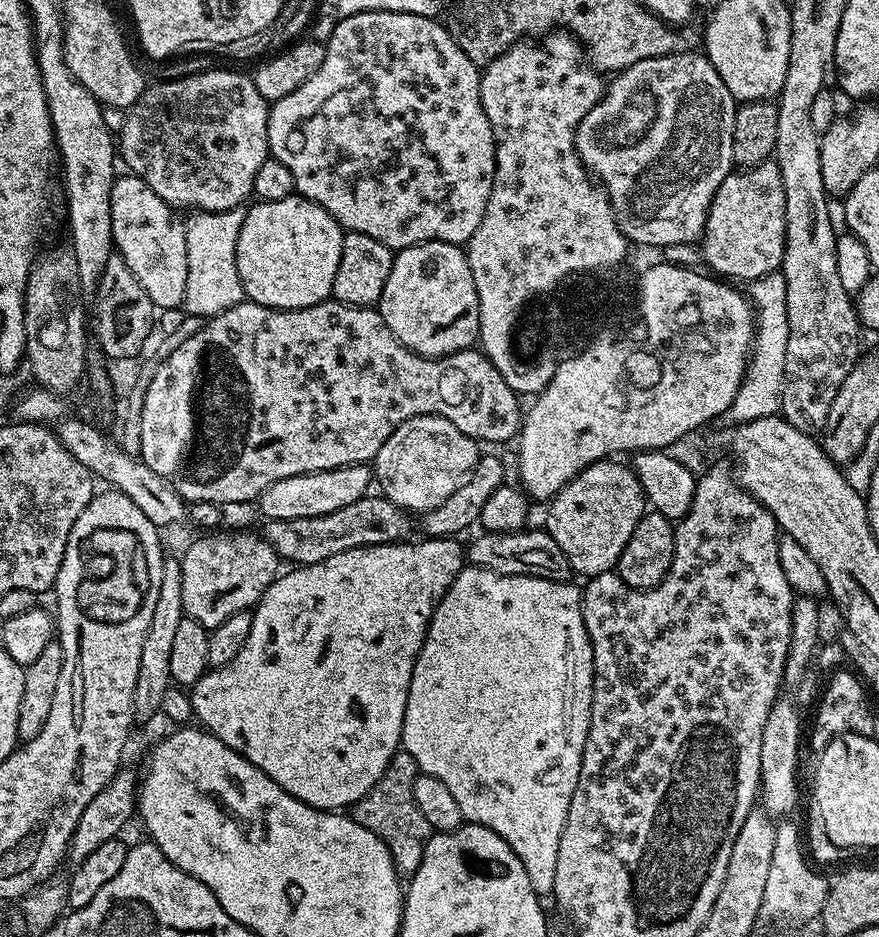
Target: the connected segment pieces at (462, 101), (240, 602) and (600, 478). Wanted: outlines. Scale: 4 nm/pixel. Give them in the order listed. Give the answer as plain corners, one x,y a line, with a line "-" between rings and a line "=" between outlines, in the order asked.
359,12
337,21
332,37
326,40
322,66
318,66
316,73
302,82
294,94
286,94
286,98
271,105
268,114
268,150
271,159
282,162
282,166
294,174
296,192
325,208
340,223
341,229
370,234
370,238
393,250
425,244
427,240
467,245
474,230
478,230
478,222
482,222
482,214
486,214
486,202
490,202
496,173
496,143
486,110
482,110
480,97
481,69
470,62
466,54
462,54
458,42
454,42
441,21
439,24
439,19
405,12
=
232,532
229,536
204,534
179,557
182,606
187,619
197,620
211,630
222,626
230,614
247,612
259,604
264,592
276,581
282,561
267,538
256,532
=
619,459
599,460
583,468
547,505
546,531
558,542
577,577
591,578
613,571
622,550
626,550
626,542
630,542
630,534
634,534
634,526
644,517
642,486
631,467
616,460

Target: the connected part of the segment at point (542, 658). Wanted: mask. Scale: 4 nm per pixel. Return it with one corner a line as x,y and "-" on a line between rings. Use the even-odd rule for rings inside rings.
466,566
461,570
458,578
454,578
454,582
438,602
424,639
424,645
414,662
414,674
410,678
410,690
406,698
406,714
402,722
400,742
403,751
408,752
410,758
414,758
414,762
420,767
423,775
448,780
448,784
496,784
496,780
488,780
488,776
500,776
500,772
508,772
508,780
504,780
508,784
508,792
516,792
516,796
524,792
524,800
516,800
516,796
455,796
454,799
457,800
458,808
467,823
484,825
494,830
518,854
519,860
526,867
530,886
534,887
539,896
548,896
552,893
555,867
558,866
558,845
561,842
562,830
565,828
566,815
562,812
562,808
554,810
554,808
548,808
548,804
536,804
528,800
534,788
528,788
528,780
516,780
516,768
520,768
520,772
541,772
548,764
552,764
552,760
560,760
560,764
564,764
568,772
576,772
576,760
582,760
586,746
591,709
592,643
584,621
581,589
575,588
572,582
562,580
547,580
533,576
499,576
496,572
485,568
471,566

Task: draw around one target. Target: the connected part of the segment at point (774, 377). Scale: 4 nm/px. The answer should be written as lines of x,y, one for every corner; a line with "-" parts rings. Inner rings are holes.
777,270
757,280
747,281
746,295
754,309
756,334
748,358
748,369
744,371
742,378
742,386
738,386
738,394
726,413
727,419
732,419
733,425
777,415
780,384
784,380
786,362
788,319
786,318
786,278
783,271

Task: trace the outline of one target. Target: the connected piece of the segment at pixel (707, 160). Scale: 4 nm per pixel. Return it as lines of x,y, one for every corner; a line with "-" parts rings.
696,50
646,58
611,77
604,97
576,128
576,153
608,193
618,230
629,242
653,244
663,250
671,244
692,244
703,237
708,207
718,186
734,168
732,135
737,107
738,101
726,90
726,82
718,78
718,70

